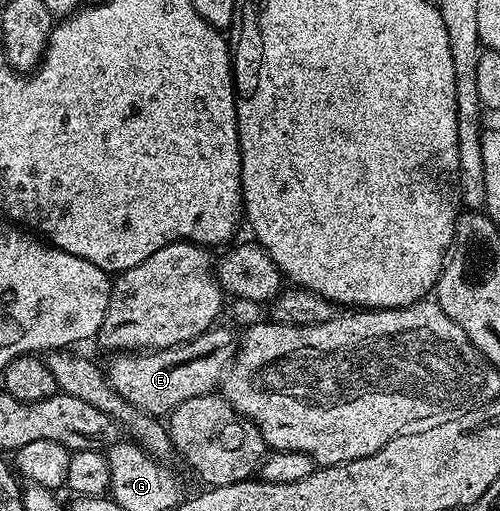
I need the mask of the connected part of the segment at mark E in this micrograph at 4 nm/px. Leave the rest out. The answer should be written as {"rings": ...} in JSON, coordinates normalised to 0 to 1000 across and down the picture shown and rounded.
{"rings":[[[428,638],[406,656],[374,667],[370,673],[352,673],[340,681],[318,681],[312,685],[250,685],[230,699],[218,720],[214,734],[218,751],[244,775],[262,795],[270,795],[278,804],[294,808],[298,814],[316,818],[336,816],[340,806],[358,795],[358,787],[374,787],[374,779],[398,779],[416,775],[440,753],[454,722],[464,714],[472,693],[476,667],[470,663],[470,650],[464,640],[442,642]]]}

